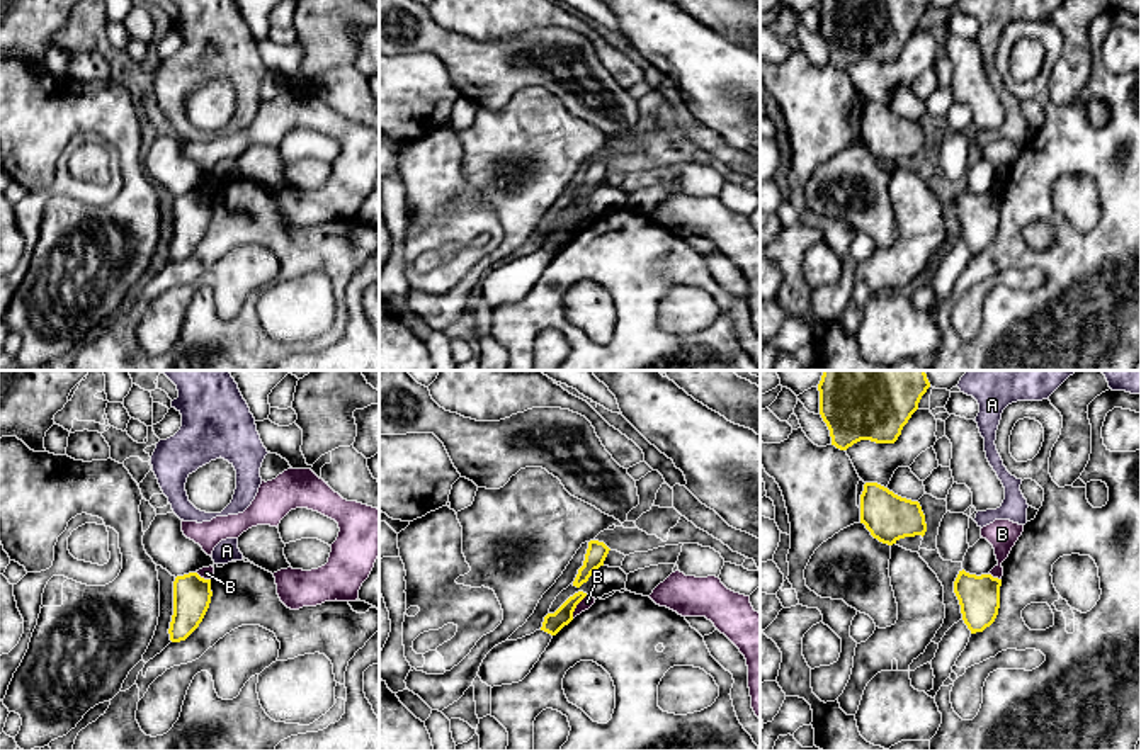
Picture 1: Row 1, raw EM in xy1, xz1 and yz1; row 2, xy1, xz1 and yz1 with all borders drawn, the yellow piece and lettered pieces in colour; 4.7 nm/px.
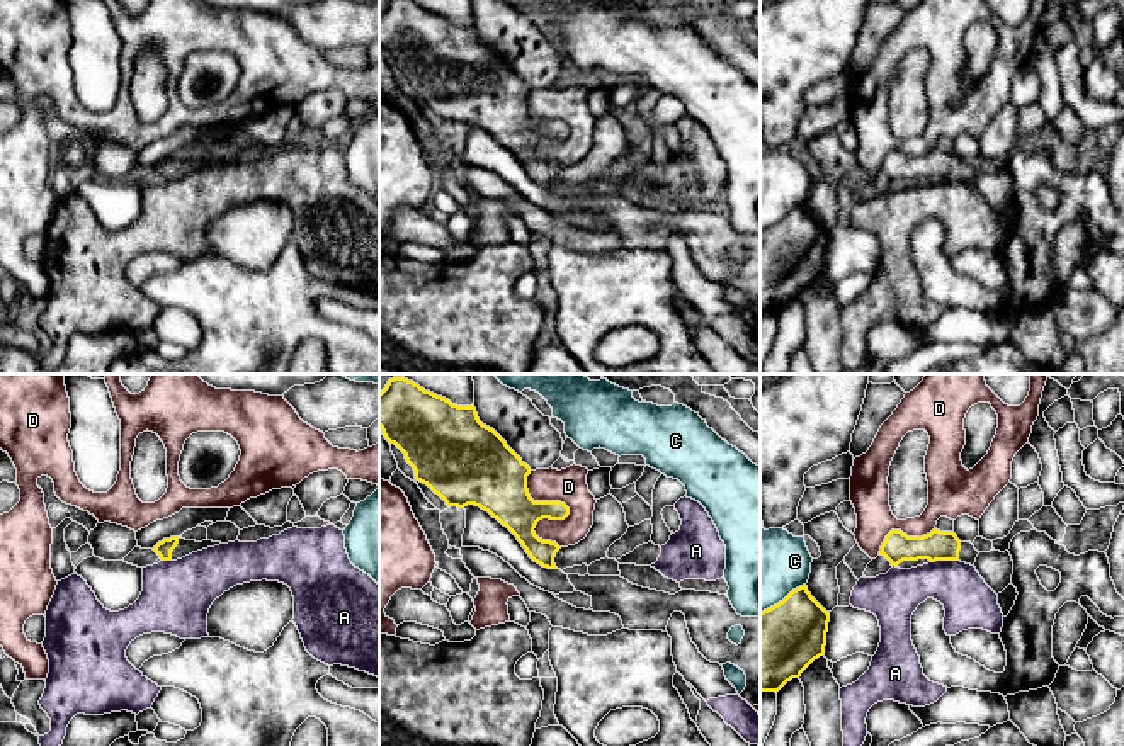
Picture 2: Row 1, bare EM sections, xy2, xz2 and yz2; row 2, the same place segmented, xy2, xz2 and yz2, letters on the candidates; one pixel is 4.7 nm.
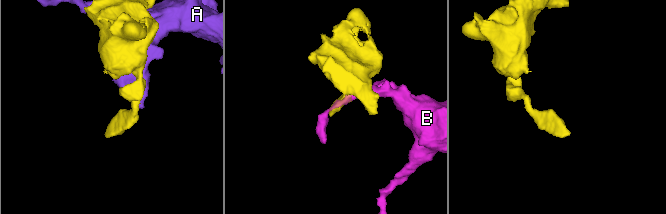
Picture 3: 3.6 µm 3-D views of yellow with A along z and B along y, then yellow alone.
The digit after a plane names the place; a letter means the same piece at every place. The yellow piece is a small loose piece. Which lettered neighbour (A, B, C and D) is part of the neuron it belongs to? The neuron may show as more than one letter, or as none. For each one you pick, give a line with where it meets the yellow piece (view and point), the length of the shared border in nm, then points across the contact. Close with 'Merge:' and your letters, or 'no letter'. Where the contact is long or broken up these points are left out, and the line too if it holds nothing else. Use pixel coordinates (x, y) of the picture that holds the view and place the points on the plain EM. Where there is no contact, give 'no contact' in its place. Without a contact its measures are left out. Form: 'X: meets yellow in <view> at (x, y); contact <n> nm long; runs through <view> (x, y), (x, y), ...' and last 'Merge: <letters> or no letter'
Merge: no letter

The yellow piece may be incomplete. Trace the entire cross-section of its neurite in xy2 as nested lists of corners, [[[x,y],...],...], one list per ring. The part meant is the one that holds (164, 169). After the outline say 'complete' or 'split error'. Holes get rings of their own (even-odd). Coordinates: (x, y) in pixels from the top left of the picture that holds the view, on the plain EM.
[[[170,156],[170,158],[163,158],[162,161],[158,161],[153,170],[160,175],[162,180],[177,180],[182,178],[192,172],[207,168],[207,167],[214,167],[219,165],[221,161],[213,161],[213,160],[202,160],[202,161],[196,161],[196,160],[185,160],[182,156]]] | split error

